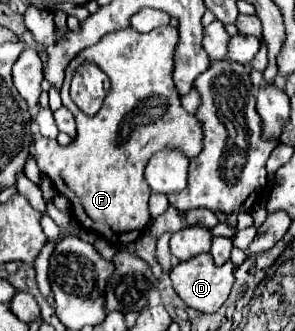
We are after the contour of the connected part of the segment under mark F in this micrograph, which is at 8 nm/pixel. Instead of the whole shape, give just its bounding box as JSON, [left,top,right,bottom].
[34,25,202,247]

